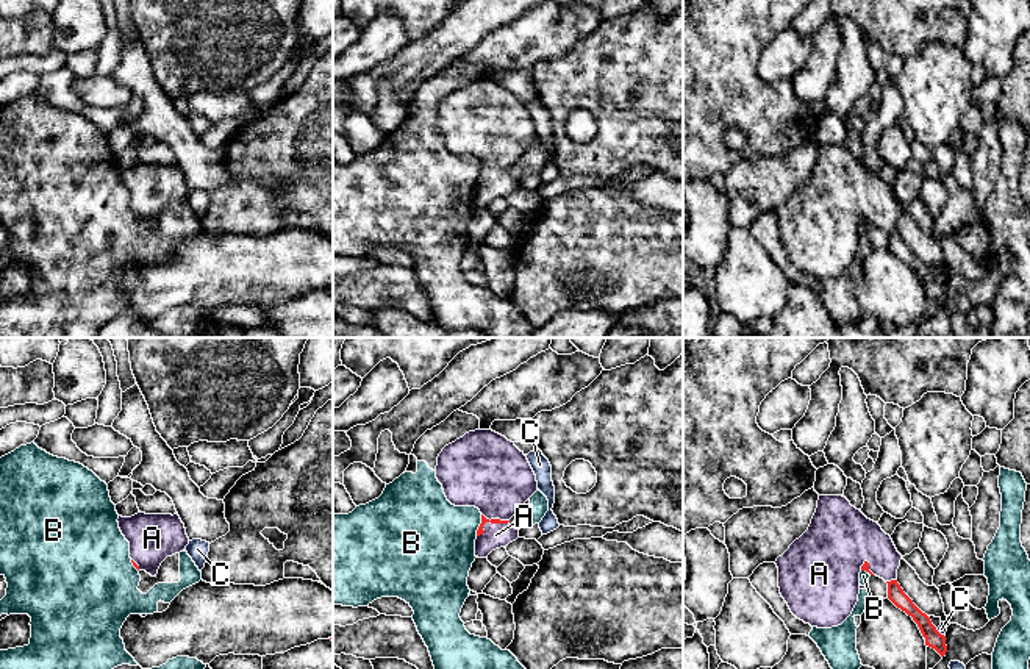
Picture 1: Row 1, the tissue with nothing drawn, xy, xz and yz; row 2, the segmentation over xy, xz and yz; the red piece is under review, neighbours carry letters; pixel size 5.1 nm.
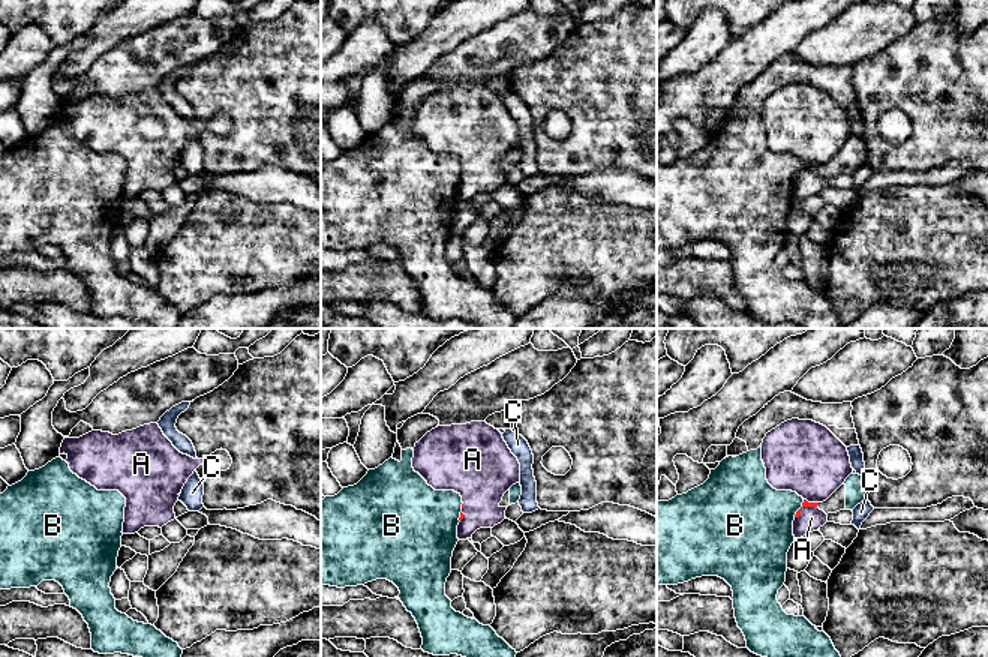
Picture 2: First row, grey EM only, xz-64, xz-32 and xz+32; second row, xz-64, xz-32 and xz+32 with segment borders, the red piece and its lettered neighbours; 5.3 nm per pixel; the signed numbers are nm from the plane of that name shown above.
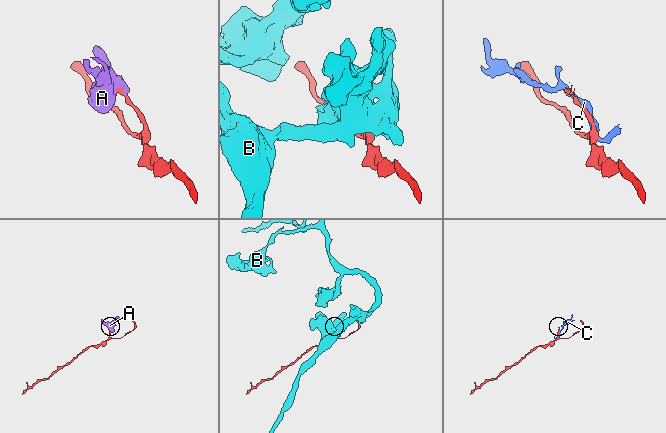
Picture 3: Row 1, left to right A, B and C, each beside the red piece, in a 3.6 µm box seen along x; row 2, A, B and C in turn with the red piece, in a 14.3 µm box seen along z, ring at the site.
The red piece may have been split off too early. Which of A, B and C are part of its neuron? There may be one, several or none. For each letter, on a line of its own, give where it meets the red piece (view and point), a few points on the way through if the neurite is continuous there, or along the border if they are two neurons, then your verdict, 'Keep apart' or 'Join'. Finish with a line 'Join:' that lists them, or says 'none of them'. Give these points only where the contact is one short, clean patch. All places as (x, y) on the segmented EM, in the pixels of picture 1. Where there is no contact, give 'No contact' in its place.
A: Touches red at xz (489, 521). Path across: xz (480, 530), (489, 521), (496, 535). Join
B: Touches red at xz (480, 525). Boundary: xz (482, 515), (475, 535). Keep apart
C: Touches red at yz (938, 632). Keep apart
Join: A

